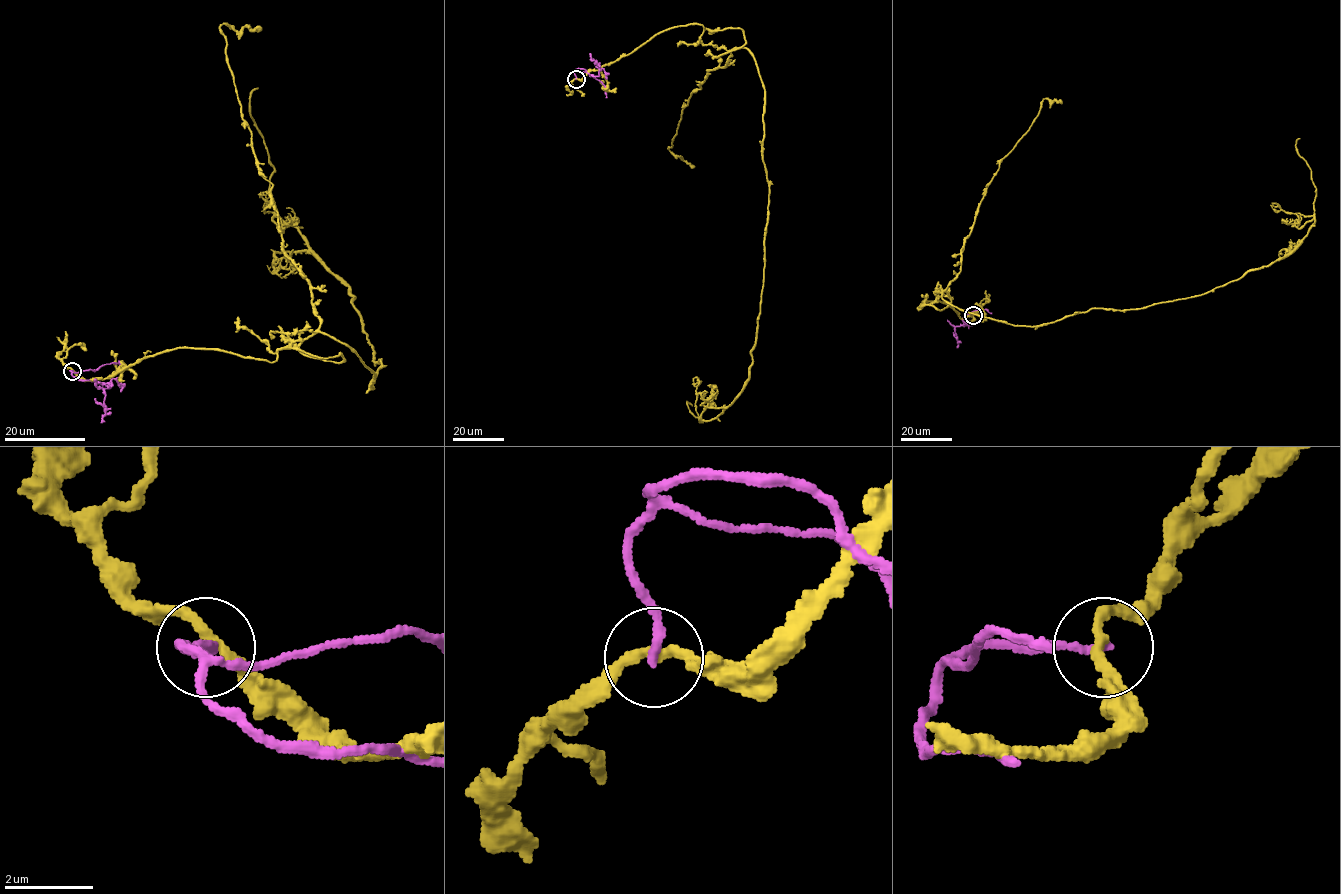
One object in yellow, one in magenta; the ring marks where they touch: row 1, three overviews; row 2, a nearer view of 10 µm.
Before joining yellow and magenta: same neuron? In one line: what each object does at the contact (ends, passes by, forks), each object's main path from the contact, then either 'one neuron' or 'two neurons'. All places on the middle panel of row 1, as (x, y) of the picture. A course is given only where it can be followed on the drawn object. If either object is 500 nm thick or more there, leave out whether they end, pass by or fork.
yellow passes by; magenta ends; course yellow (576, 79), (690, 24), (739, 28), (717, 56), (754, 58), (769, 197), (752, 364), (716, 418), (692, 406); course magenta (576, 79), (576, 68), (599, 75), (599, 67), (596, 61), (594, 63); two neurons

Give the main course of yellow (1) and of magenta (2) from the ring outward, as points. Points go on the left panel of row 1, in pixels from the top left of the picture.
1: (72, 371), (178, 348), (340, 362), (299, 350), (317, 332), (373, 388), (355, 298), (278, 215), (258, 87)
2: (72, 371), (77, 379), (109, 384), (110, 387), (105, 390), (105, 416), (101, 423)

